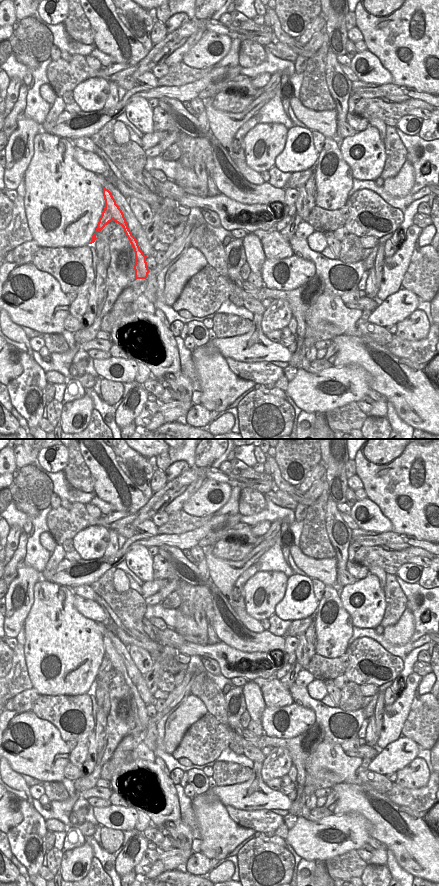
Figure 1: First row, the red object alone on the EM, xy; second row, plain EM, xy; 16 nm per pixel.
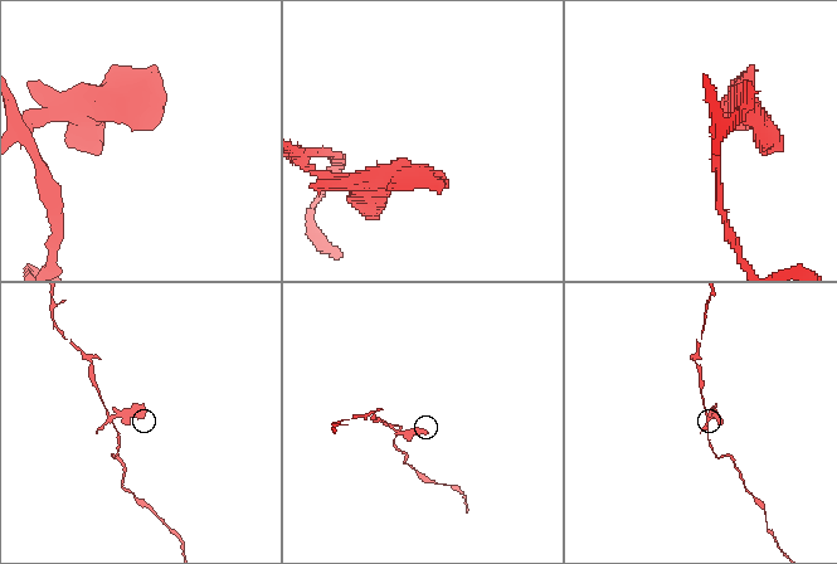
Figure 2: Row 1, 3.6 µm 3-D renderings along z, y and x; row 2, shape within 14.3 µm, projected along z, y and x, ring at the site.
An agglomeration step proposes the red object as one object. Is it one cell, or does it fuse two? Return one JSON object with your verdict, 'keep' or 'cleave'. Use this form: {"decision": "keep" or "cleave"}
{"decision": "cleave"}

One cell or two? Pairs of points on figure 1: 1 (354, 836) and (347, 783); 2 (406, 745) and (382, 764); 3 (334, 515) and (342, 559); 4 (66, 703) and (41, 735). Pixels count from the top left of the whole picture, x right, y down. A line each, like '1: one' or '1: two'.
1: two
2: one
3: one
4: two

